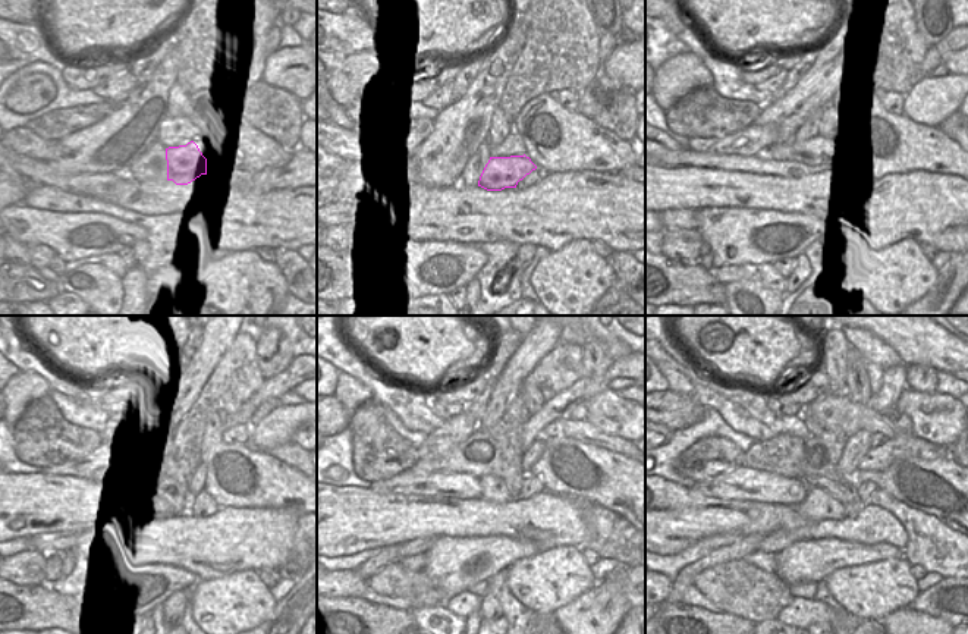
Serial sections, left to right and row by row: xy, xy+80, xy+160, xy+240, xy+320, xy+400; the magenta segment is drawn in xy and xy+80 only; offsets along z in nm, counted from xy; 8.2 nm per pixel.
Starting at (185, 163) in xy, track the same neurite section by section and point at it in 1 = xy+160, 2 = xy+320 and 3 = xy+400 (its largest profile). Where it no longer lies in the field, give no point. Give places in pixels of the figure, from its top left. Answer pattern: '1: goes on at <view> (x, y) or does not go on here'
1: goes on at xy+160 (800, 148)
2: goes on at xy+320 (443, 483)
3: goes on at xy+400 (739, 485)

